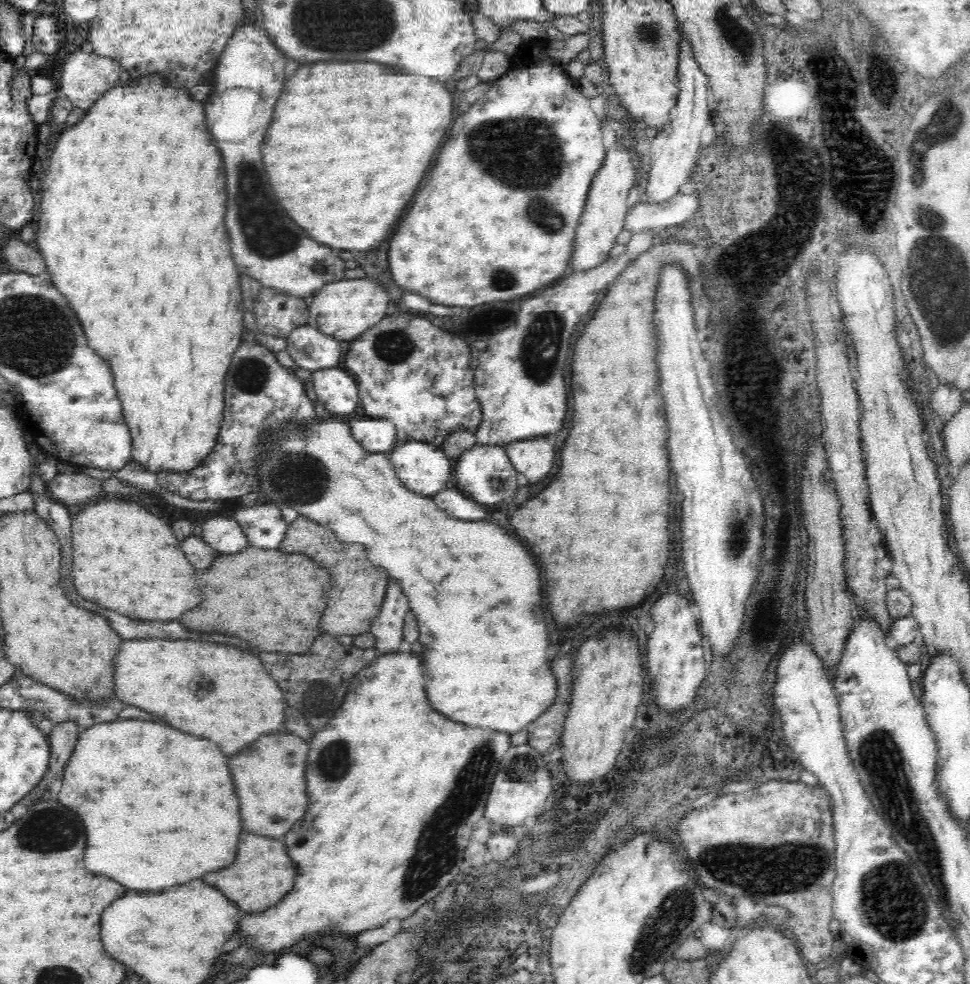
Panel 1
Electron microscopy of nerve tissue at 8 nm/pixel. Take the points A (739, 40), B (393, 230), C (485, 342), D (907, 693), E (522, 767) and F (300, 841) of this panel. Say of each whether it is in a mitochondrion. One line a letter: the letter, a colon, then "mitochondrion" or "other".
A: mitochondrion
B: other
C: other
D: other
E: mitochondrion
F: other

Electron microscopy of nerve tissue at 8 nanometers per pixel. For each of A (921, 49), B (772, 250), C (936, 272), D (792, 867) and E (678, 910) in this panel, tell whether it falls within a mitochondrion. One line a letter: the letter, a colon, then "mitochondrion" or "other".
A: other
B: mitochondrion
C: mitochondrion
D: mitochondrion
E: mitochondrion

